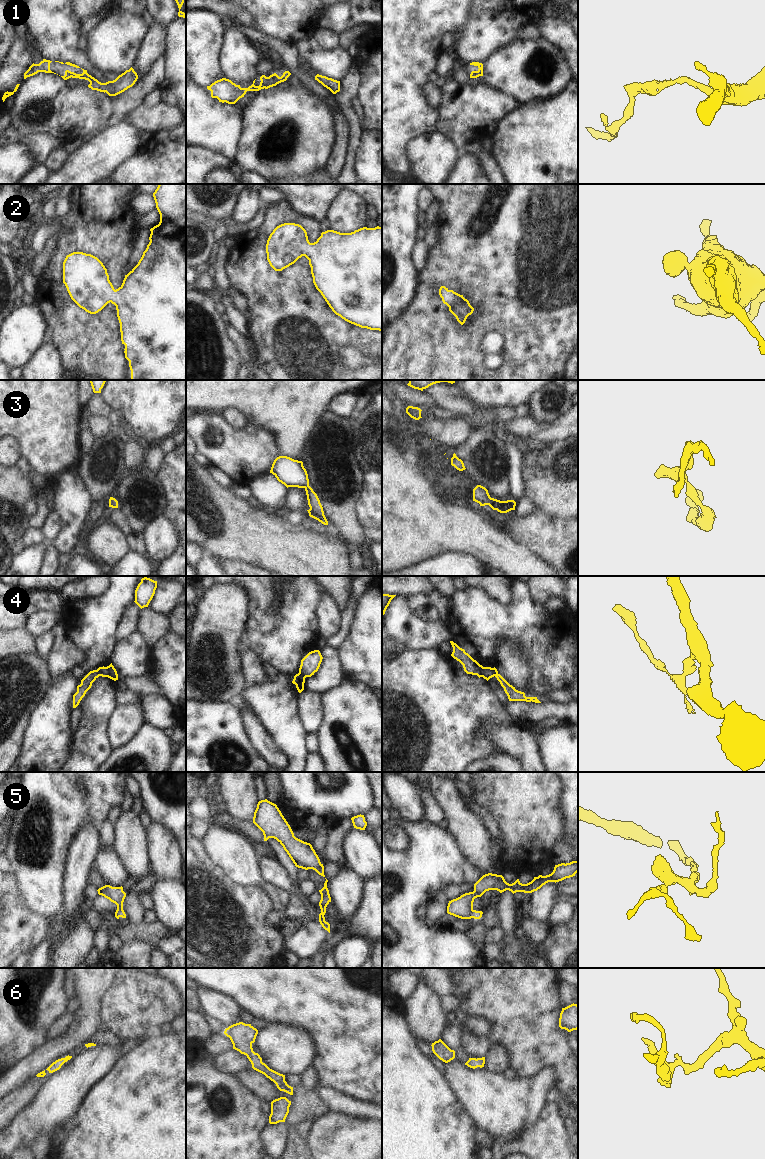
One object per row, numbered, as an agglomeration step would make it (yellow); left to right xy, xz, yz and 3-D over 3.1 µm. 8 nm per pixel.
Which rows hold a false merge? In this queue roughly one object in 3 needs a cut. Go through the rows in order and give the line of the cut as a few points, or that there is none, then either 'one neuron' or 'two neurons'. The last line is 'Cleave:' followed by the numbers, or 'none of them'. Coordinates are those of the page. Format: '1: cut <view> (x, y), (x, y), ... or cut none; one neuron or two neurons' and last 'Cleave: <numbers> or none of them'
1: cut none; one neuron
2: cut none; one neuron
3: cut none; one neuron
4: cut xy (106, 667), (108, 676); two neurons
5: cut none; one neuron
6: cut none; one neuron
Cleave: 4

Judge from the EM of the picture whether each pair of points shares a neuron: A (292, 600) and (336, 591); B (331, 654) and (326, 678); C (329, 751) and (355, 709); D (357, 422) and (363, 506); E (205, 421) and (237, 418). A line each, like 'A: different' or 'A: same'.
A: different
B: same
C: same
D: same
E: different

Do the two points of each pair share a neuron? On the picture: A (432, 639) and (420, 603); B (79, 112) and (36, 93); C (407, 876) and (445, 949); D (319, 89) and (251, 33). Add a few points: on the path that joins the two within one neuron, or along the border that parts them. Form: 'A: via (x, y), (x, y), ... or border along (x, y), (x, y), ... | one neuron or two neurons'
A: border along (408, 605), (426, 620), (434, 622), (440, 619) | two neurons
B: via (68, 112), (51, 97), (47, 97) | one neuron
C: via (407, 896), (407, 917), (425, 935) | one neuron
D: via (299, 74), (294, 69), (294, 57), (271, 42) | one neuron

